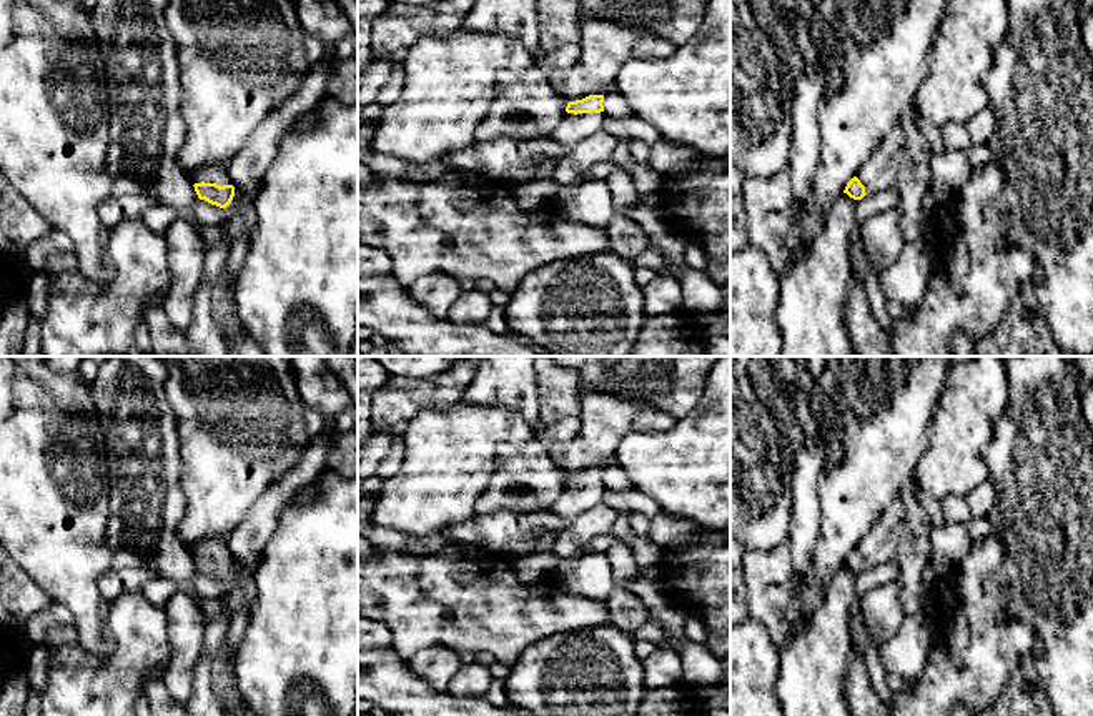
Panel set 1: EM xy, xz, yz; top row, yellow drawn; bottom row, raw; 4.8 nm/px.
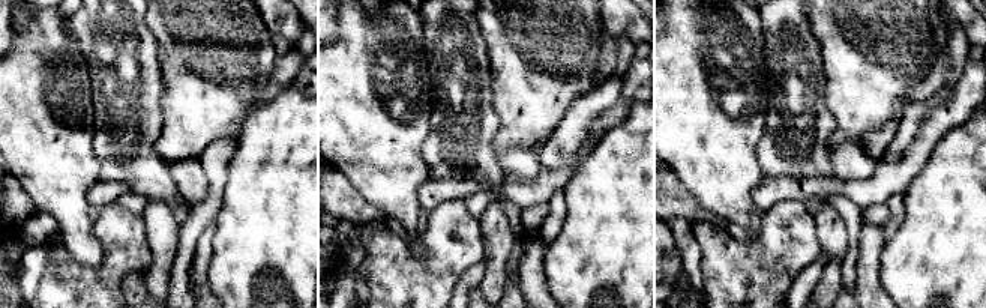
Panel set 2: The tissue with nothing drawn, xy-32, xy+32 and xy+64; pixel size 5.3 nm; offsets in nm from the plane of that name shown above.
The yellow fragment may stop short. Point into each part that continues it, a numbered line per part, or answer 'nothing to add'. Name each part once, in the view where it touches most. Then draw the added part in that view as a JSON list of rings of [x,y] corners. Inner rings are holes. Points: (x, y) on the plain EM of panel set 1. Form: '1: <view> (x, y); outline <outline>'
1: xy (213, 546); outline [[[208,538],[196,541],[193,544],[188,544],[188,549],[191,551],[193,558],[195,556],[216,556],[220,559],[223,558],[233,558],[231,551],[228,548],[226,538]]]

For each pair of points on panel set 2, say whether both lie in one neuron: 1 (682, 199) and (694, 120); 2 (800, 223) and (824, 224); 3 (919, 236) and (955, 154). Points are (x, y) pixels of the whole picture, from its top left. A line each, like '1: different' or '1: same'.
1: different
2: different
3: same

